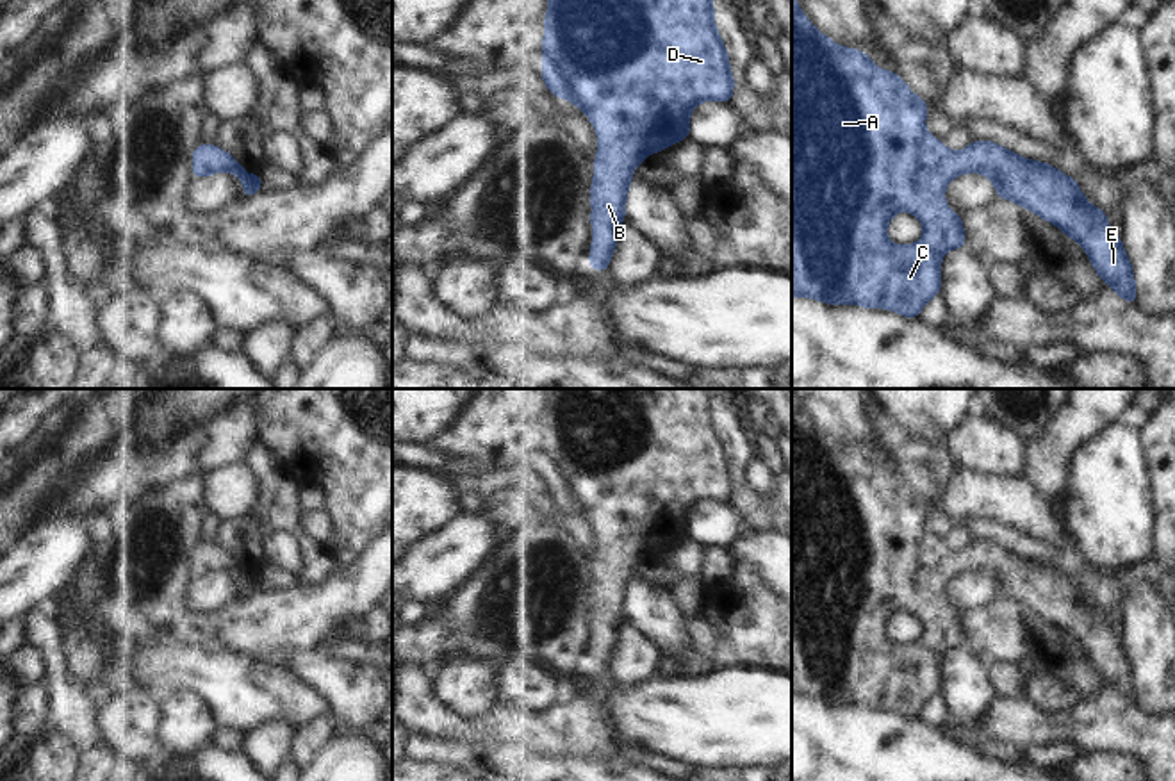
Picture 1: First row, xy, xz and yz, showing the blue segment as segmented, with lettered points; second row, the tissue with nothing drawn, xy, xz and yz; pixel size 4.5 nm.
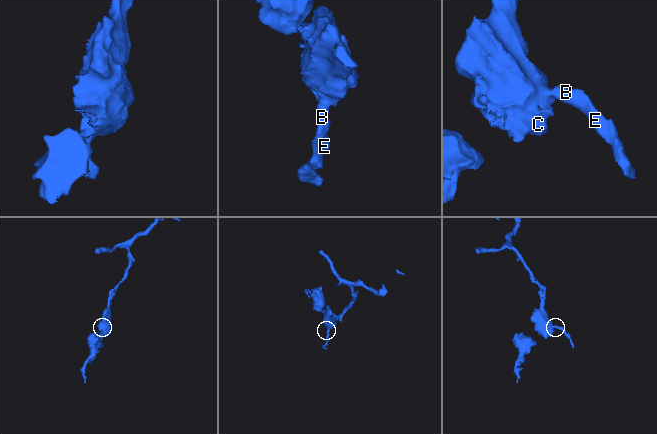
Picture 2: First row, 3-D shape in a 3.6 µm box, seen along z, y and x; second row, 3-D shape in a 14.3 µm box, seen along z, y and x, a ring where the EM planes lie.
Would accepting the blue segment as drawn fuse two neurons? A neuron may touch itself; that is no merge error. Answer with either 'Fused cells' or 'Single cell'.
Single cell.

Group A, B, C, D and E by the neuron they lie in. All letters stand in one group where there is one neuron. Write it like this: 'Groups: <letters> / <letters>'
Groups: A B C D E.

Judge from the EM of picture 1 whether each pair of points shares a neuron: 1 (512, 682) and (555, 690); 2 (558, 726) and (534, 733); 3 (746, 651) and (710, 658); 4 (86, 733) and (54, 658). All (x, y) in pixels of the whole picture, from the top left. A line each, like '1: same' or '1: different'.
1: same
2: same
3: same
4: same

